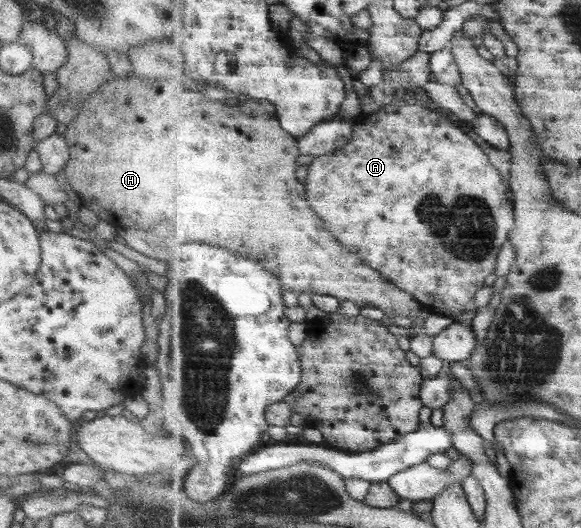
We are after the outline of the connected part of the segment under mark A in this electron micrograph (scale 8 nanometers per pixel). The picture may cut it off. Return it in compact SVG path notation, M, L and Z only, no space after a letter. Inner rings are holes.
M406 103L402 106L399 104L391 104L382 107L379 112L367 115L366 113L361 113L361 119L358 125L356 126L356 132L354 133L354 140L350 142L347 146L341 147L338 151L335 151L333 154L327 154L322 157L316 157L309 166L309 175L307 178L308 186L308 195L313 205L313 208L320 214L321 218L325 218L331 230L334 232L334 235L349 249L351 252L357 253L363 260L372 265L373 268L376 268L381 274L387 278L389 281L393 282L398 288L404 289L405 292L409 292L413 297L417 298L425 306L430 309L436 315L442 315L445 317L451 317L456 320L457 317L460 318L465 312L475 310L476 315L478 314L479 309L475 307L475 296L477 292L482 288L485 288L485 280L491 276L496 271L497 268L497 259L503 250L507 241L510 240L511 234L517 228L517 215L516 215L516 203L515 200L510 199L510 186L504 177L504 174L497 168L496 164L493 164L491 157L488 152L485 152L485 149L463 128L461 128L457 123L454 123L449 117L443 115L443 113L436 111L435 109L428 107L425 104L421 103Z

